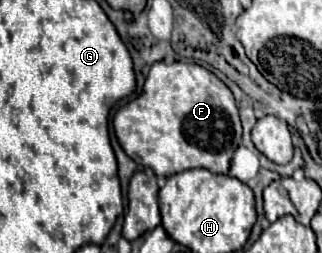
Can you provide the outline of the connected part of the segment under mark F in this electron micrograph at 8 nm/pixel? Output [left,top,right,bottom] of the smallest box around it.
[113,62,243,178]

